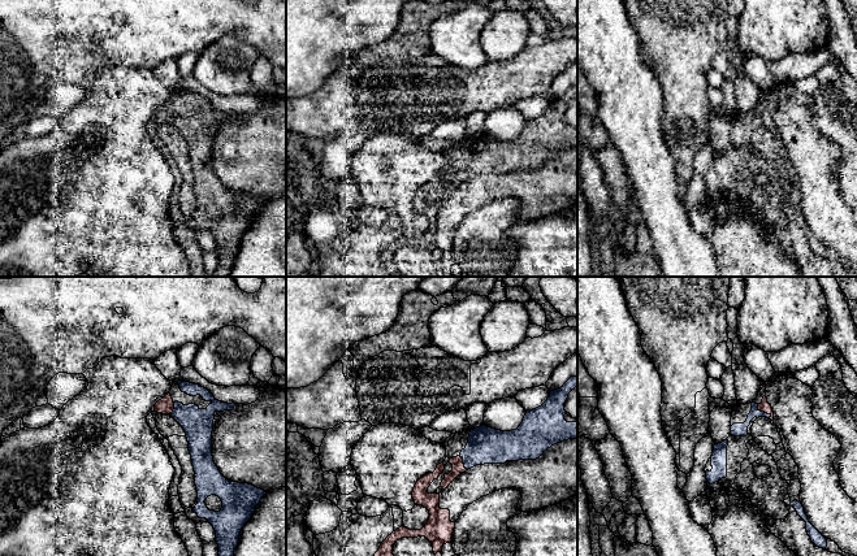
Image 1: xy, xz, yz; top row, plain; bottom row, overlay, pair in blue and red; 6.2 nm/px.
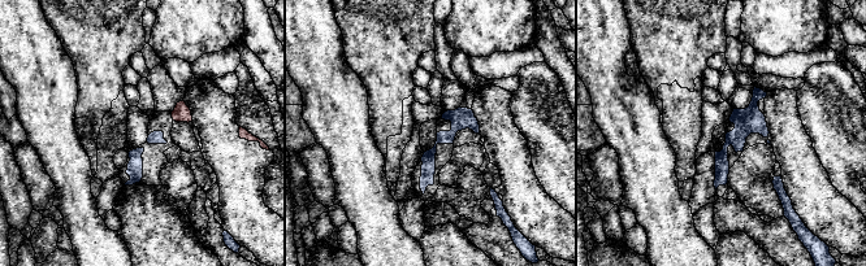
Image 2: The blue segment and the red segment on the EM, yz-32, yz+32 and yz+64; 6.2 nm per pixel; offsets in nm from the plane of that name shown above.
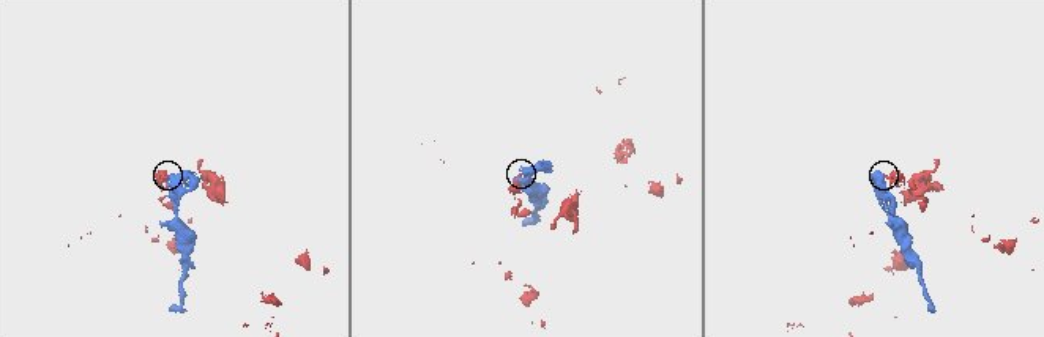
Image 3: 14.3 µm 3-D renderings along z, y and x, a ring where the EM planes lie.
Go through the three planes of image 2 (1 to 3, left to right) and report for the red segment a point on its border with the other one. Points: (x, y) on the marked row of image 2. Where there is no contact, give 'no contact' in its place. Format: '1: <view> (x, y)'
1: no contact
2: no contact
3: no contact

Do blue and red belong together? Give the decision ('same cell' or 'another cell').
another cell

